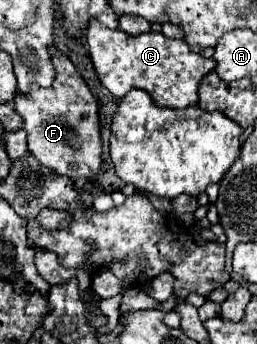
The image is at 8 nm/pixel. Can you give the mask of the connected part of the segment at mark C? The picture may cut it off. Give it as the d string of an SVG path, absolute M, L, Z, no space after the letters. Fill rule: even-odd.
M95 19L89 23L87 43L89 43L89 57L91 57L93 65L95 65L95 73L97 73L99 81L117 99L125 97L131 89L143 89L143 91L147 91L151 95L151 99L159 107L169 107L169 109L193 107L193 105L197 105L197 97L199 97L197 95L197 89L199 89L199 83L203 81L205 75L209 75L215 69L215 59L205 59L199 53L193 53L179 39L169 39L163 33L153 33L153 31L131 37L131 35L123 33L121 29L109 29L107 25L103 25L103 23L95 21Z

